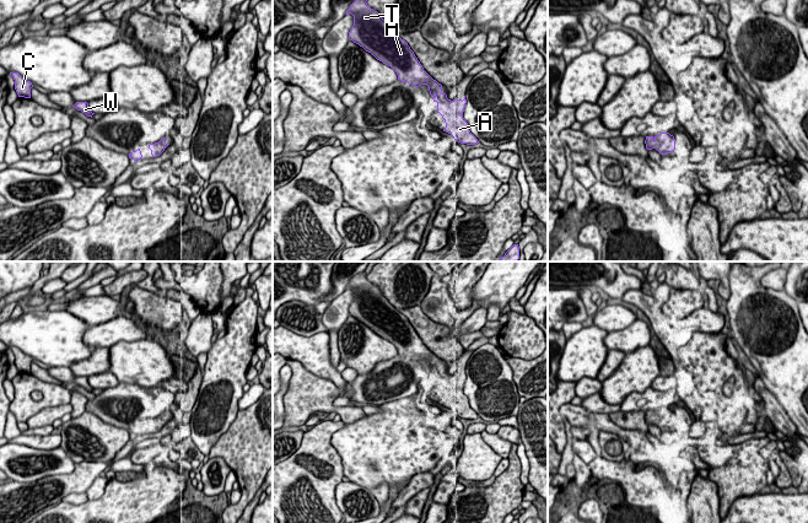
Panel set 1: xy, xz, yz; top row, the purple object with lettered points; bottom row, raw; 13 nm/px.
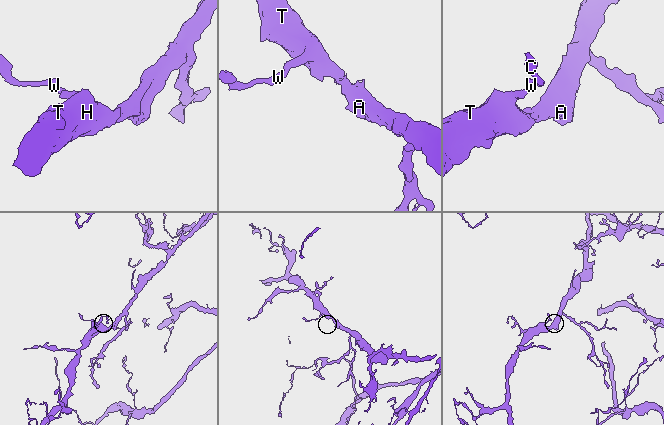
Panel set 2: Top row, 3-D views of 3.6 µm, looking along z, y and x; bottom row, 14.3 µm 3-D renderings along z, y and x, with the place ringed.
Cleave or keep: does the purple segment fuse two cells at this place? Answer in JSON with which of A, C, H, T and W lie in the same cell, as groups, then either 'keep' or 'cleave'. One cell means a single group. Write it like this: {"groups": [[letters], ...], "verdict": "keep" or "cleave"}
{"groups": [["A", "C", "H", "T", "W"]], "verdict": "keep"}

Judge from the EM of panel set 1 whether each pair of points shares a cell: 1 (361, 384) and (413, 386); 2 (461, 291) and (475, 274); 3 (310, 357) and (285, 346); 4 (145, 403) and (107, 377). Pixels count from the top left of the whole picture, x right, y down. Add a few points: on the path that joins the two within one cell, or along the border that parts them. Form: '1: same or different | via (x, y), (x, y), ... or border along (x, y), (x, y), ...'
1: same | via (373, 392), (397, 393), (400, 391)
2: same | via (463, 287), (472, 278)
3: same | via (303, 351), (300, 348), (291, 346)
4: different | border along (119, 383), (103, 389)

